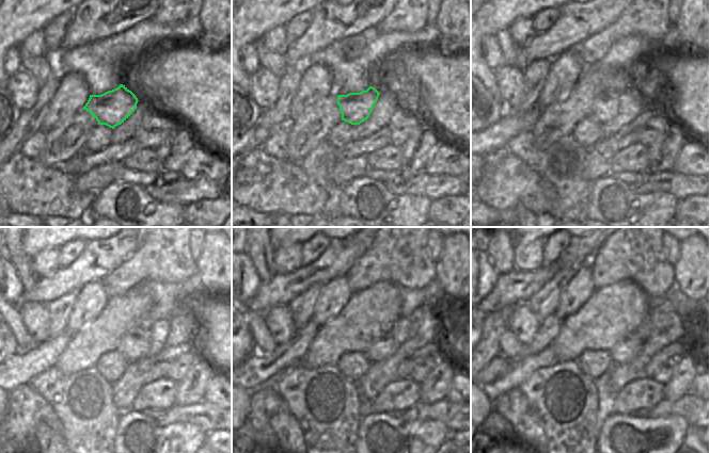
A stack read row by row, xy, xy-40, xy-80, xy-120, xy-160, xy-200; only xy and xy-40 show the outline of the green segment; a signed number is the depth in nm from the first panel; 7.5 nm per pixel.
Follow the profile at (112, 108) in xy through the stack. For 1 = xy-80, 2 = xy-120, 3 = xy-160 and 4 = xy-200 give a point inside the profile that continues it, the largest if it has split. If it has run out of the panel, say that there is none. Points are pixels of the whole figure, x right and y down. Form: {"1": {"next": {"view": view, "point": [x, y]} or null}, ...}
{"1": {"next": {"view": "xy-80", "point": [605, 106]}}, "2": {"next": {"view": "xy-120", "point": [135, 344]}}, "3": {"next": {"view": "xy-160", "point": [382, 349]}}, "4": {"next": {"view": "xy-200", "point": [625, 351]}}}

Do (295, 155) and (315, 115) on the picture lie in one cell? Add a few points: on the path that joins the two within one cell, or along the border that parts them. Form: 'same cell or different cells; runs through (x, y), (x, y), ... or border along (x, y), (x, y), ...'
same cell; runs through (299, 145), (303, 135), (314, 125)

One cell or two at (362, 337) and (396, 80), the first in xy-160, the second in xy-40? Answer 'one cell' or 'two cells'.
two cells

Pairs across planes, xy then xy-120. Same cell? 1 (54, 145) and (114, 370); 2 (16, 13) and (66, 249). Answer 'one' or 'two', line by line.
1: two
2: two

